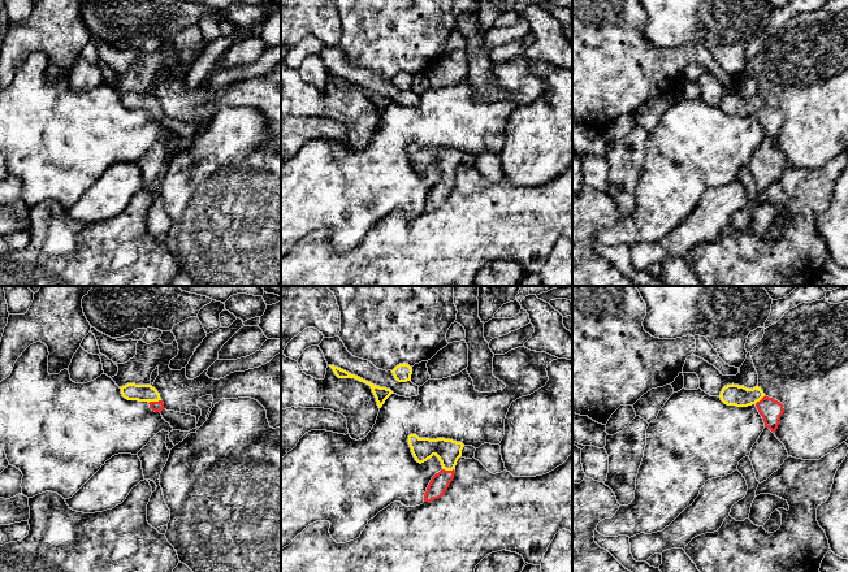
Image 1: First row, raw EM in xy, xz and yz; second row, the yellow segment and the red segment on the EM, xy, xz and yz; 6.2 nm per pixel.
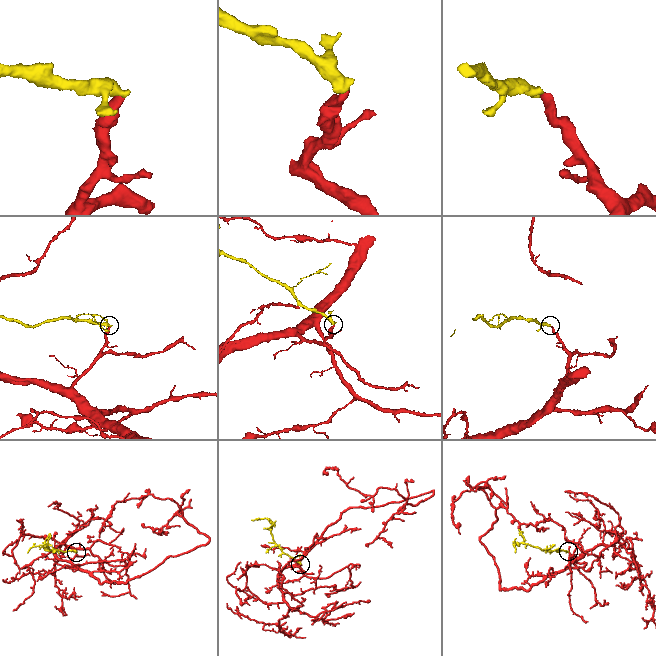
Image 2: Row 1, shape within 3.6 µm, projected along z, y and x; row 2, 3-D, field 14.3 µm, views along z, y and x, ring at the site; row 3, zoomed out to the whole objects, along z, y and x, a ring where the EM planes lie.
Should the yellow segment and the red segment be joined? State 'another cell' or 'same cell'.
same cell

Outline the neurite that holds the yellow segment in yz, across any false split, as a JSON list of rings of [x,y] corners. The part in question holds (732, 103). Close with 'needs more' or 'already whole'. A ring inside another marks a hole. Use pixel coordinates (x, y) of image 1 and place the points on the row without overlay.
[[[727,94],[722,98],[721,109],[727,114],[748,116],[754,113],[763,127],[765,136],[773,142],[778,138],[780,125],[784,121],[783,113],[763,103],[761,96],[747,98],[739,94]]]; needs more

